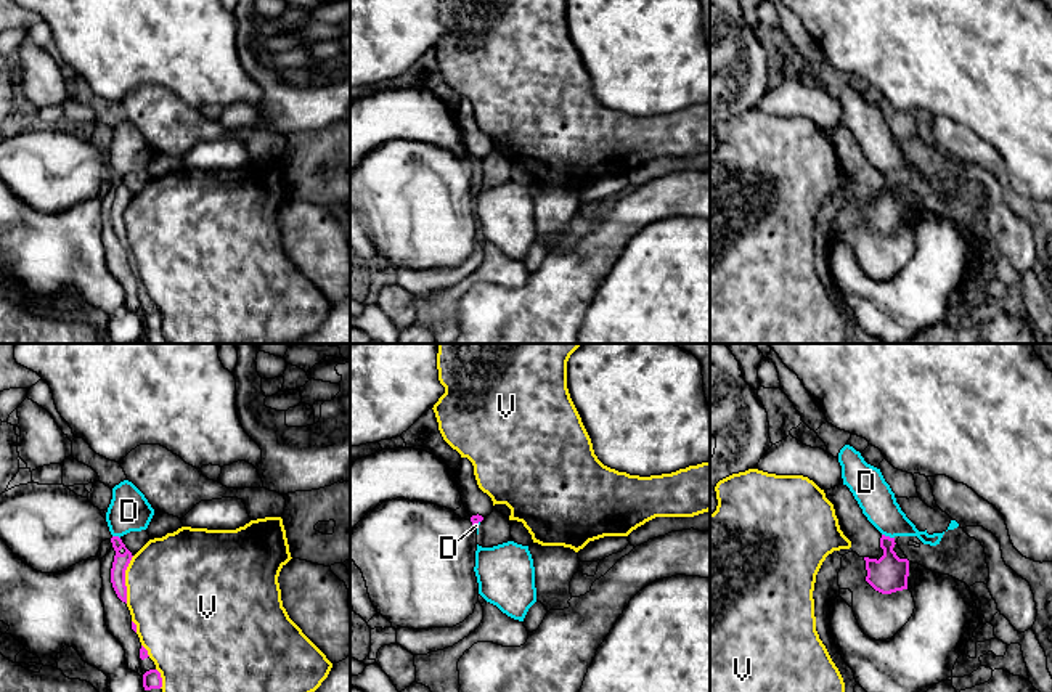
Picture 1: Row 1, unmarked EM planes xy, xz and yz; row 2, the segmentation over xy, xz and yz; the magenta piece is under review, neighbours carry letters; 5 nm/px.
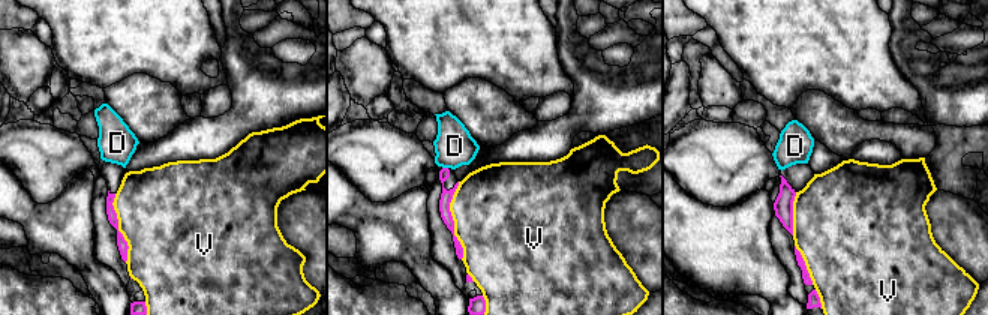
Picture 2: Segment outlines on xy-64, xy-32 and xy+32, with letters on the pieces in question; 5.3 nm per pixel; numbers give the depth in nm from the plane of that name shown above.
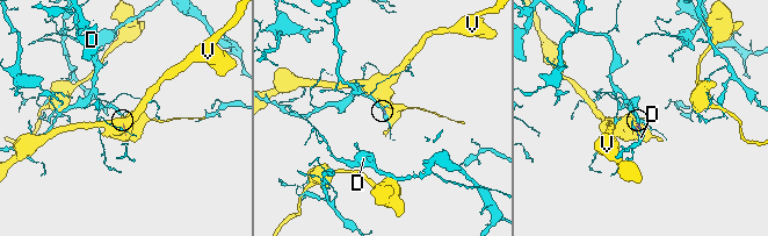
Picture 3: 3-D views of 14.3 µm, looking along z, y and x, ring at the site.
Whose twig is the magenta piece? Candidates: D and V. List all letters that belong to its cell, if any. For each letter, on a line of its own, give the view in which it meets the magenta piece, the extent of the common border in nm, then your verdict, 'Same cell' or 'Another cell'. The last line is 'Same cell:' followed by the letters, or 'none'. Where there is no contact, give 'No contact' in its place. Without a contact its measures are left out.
D: Touches magenta in yz. Shared border 70 nm. Another cell
V: Touches magenta in xy. Shared border 240 nm. Another cell
Same cell: none

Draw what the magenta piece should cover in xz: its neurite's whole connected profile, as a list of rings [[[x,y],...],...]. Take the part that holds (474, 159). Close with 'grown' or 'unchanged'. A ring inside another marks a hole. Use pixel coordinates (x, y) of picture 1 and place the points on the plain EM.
[[[467,98],[461,100],[459,106],[455,109],[455,116],[463,145],[471,156],[472,165],[475,165],[493,153],[493,141],[479,128],[474,116],[474,106]]]; grown

